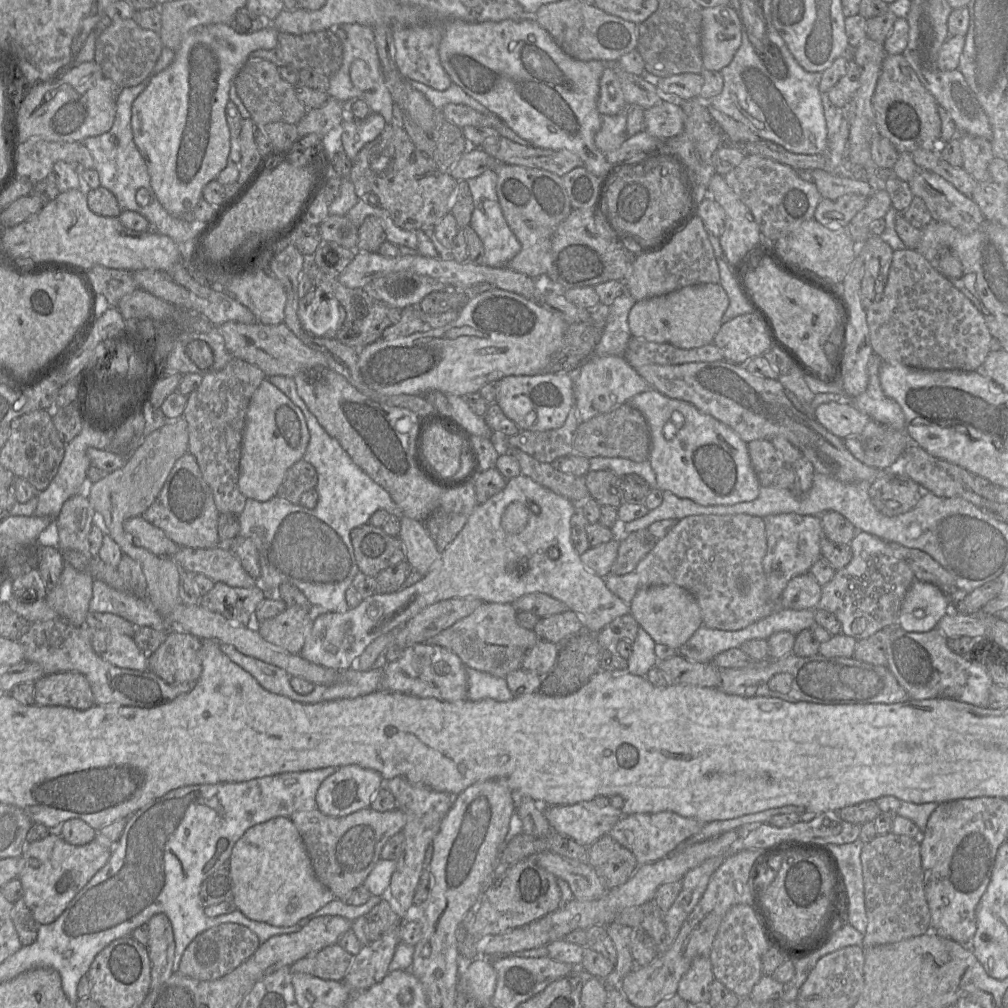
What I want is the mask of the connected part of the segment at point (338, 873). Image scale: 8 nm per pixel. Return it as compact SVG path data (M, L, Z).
M370 807L344 817L325 815L316 808L296 812L290 819L302 837L316 877L341 901L346 901L349 894L364 883L380 860L386 842L406 824L406 816L399 809L378 812Z

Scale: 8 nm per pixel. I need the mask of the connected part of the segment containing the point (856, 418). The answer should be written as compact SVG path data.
M828 402L819 405L814 419L833 435L845 439L859 435L871 418L848 403Z

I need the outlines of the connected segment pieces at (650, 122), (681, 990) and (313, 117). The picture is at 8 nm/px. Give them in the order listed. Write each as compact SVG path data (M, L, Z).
M662 101L644 109L644 131L659 140L668 140L684 130L685 114L681 104Z
M697 957L680 979L676 994L687 1002L708 1007L709 987L713 980L714 976L709 957Z
M329 97L321 107L308 109L296 126L300 138L310 134L316 134L322 138L331 129L341 125L343 120L344 109L342 103Z

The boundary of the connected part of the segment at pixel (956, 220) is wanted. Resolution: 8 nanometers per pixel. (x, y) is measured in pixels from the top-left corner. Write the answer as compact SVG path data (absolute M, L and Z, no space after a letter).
M917 166L917 172L908 182L912 194L925 202L933 220L945 222L963 233L972 233L986 220L979 206L971 197L957 190L951 183L936 173Z

